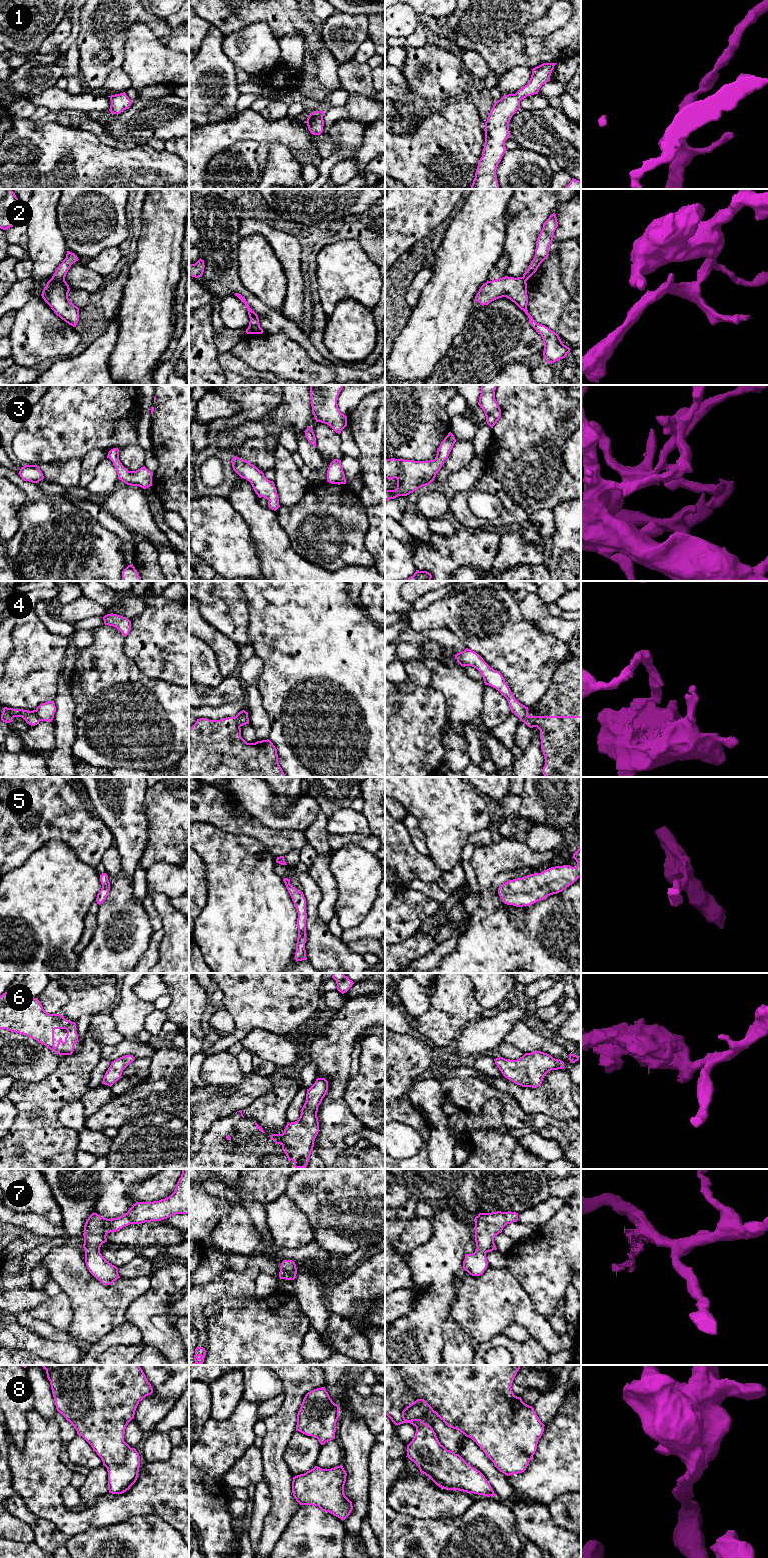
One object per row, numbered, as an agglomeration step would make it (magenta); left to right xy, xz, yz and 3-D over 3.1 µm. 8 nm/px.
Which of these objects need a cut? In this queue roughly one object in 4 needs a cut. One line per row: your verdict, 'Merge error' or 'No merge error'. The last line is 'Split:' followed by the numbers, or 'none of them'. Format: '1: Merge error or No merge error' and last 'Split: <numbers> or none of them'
1: No merge error
2: Merge error
3: No merge error
4: Merge error
5: No merge error
6: No merge error
7: No merge error
8: No merge error
Split: 2, 4

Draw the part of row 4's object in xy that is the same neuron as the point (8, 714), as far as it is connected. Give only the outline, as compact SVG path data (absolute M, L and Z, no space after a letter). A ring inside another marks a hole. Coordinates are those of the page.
M7 707L3 708L2 714L1 714L1 720L3 722L10 723L13 721L14 717L22 717L31 726L35 726L40 722L40 719L36 715L35 710L28 711L23 709L13 709L13 708L7 708Z

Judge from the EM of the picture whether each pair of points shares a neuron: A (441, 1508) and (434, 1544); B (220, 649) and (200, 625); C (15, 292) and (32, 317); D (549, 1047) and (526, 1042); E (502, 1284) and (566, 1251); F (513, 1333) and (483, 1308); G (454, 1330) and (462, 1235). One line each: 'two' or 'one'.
A: two
B: one
C: two
D: one
E: two
F: two
G: two

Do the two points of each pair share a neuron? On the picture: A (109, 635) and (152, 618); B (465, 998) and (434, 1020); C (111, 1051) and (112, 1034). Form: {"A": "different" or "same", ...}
{"A": "different", "B": "same", "C": "different"}

